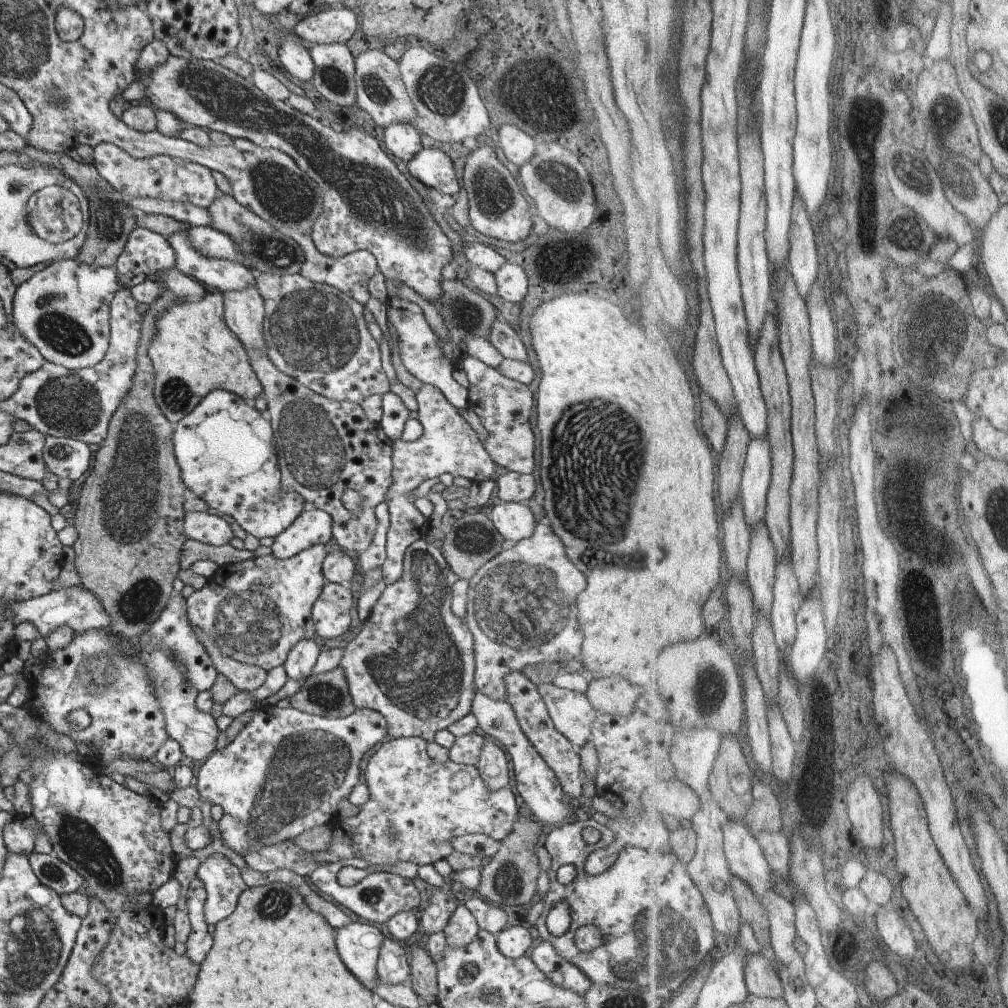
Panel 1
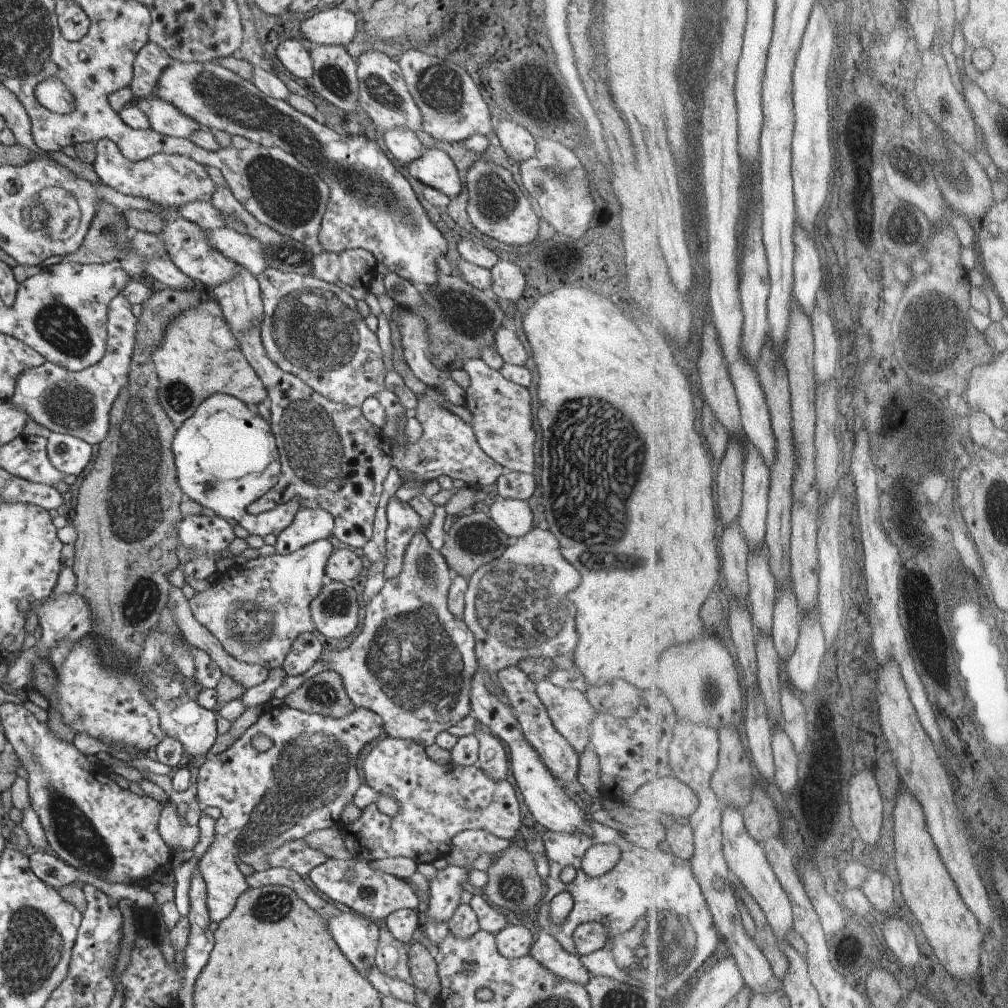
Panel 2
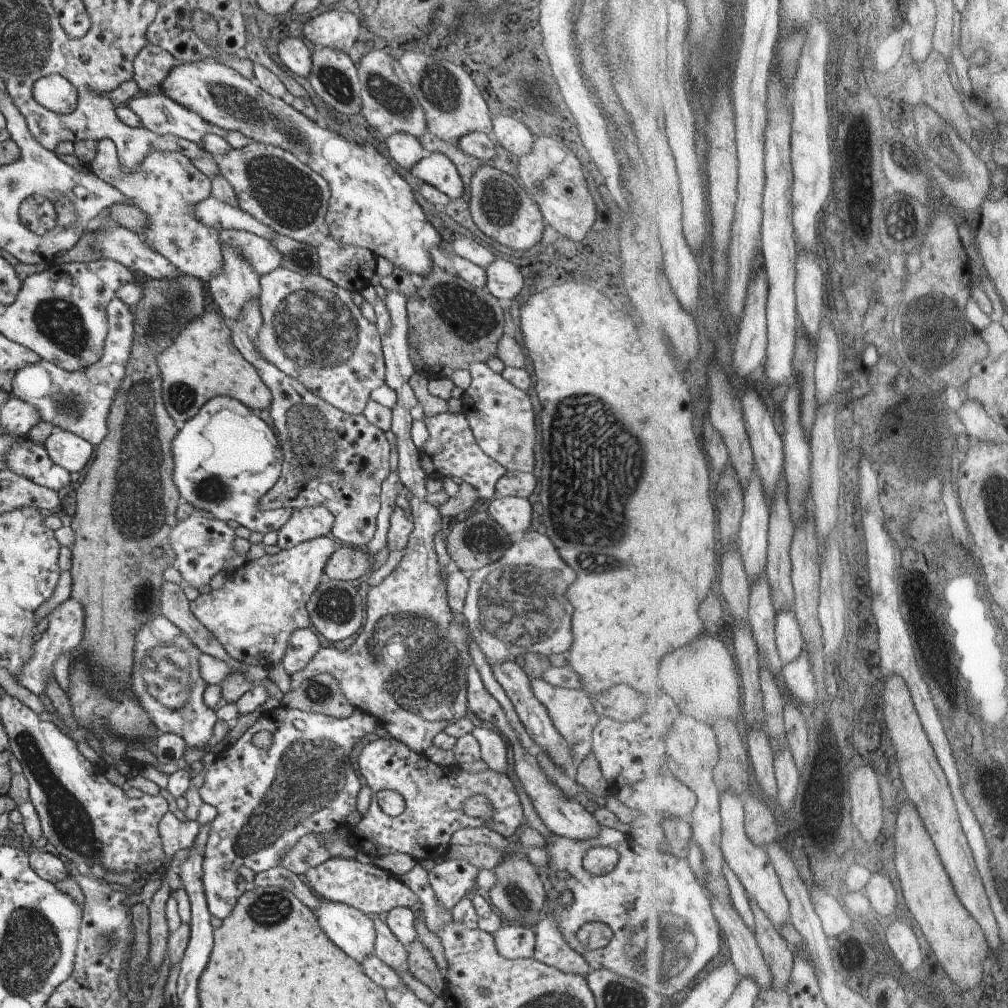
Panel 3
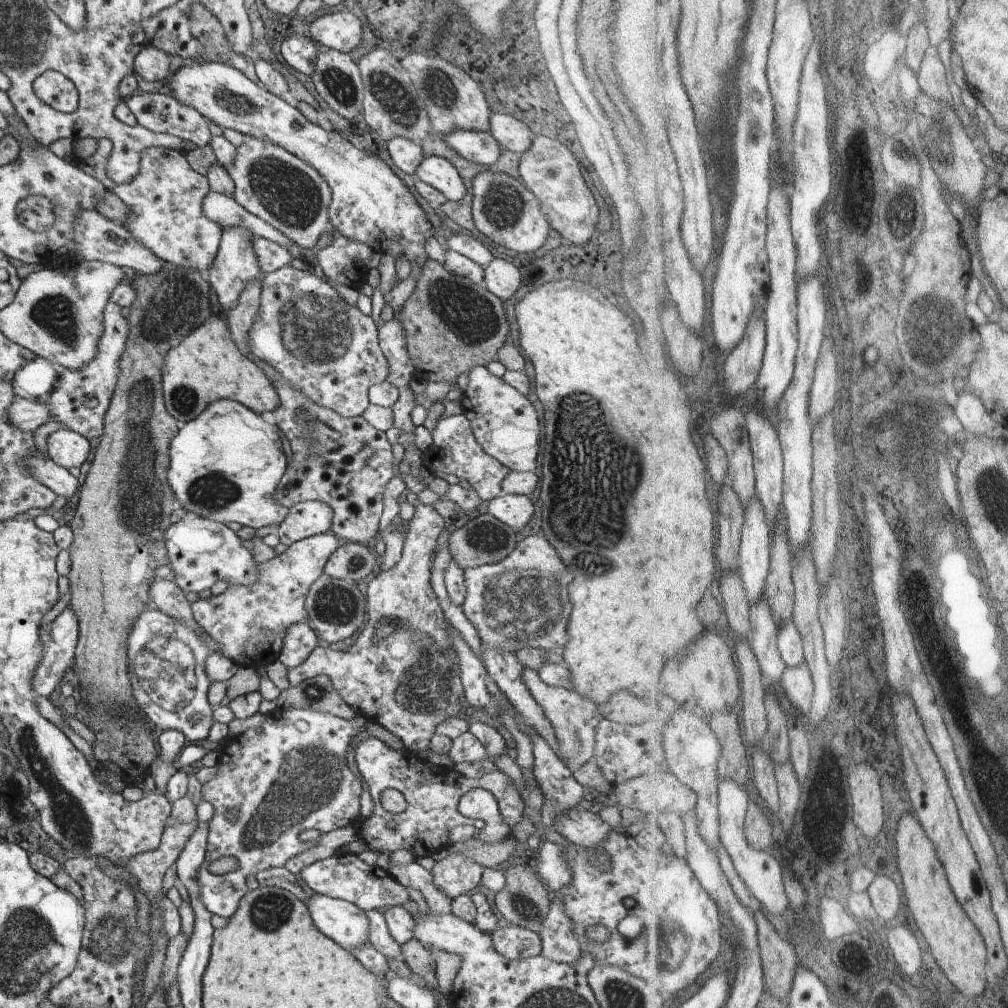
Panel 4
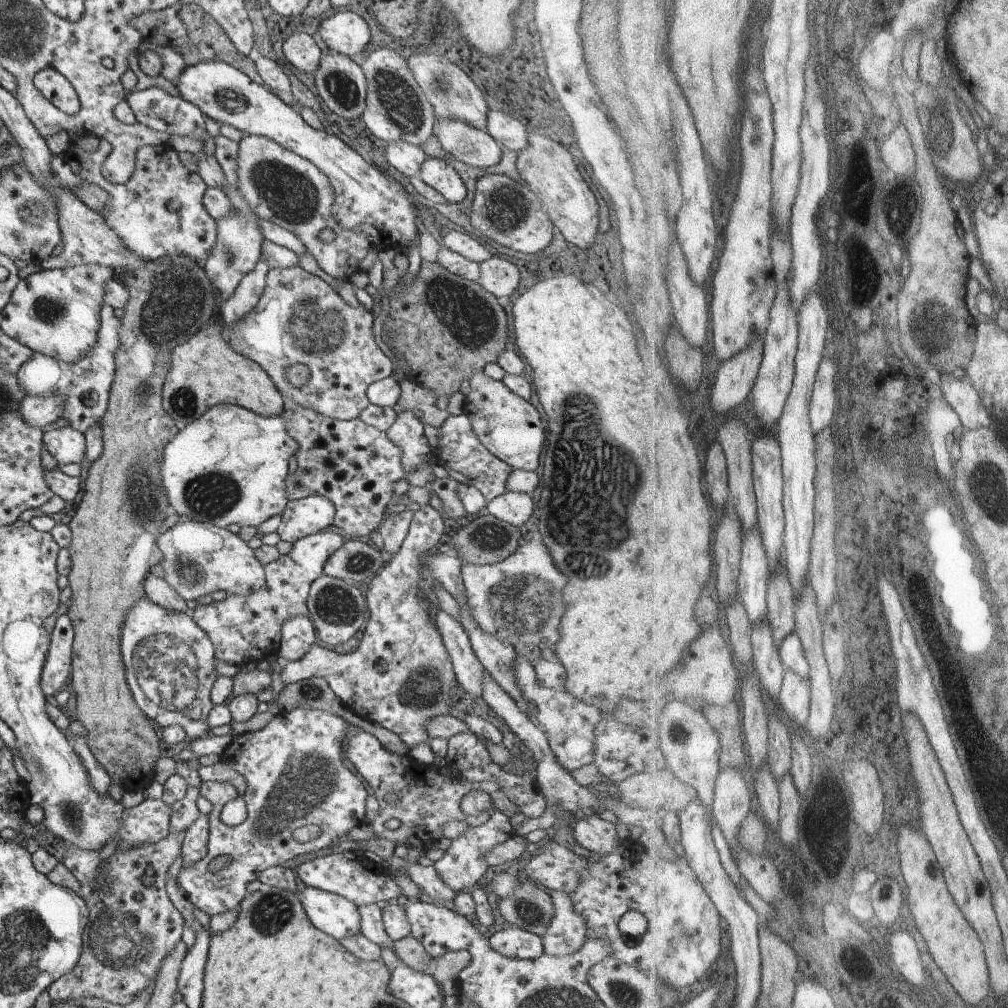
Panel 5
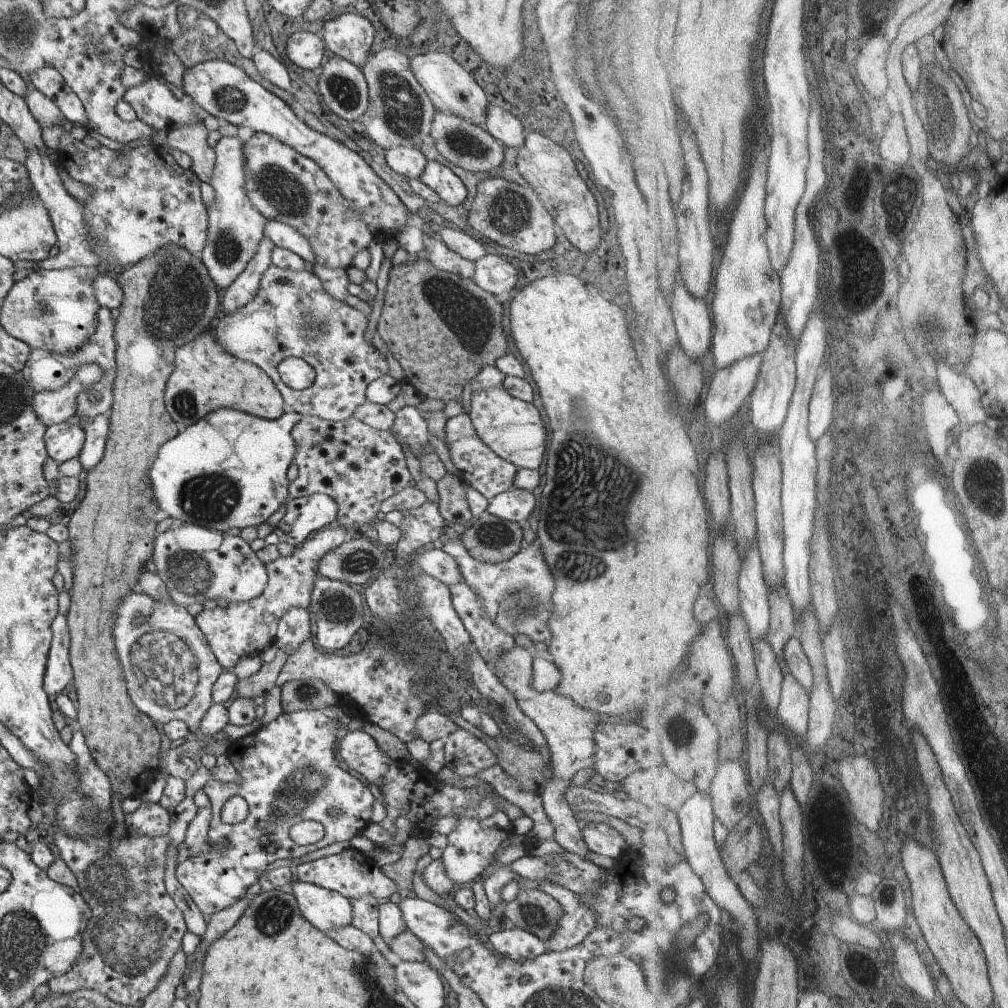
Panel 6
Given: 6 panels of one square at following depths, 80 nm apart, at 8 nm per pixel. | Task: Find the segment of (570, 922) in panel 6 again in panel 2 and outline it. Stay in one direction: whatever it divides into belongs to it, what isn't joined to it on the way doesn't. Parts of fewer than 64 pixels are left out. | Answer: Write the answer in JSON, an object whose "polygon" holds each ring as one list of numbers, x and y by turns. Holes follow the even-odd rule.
{"polygon":[[545,931,540,932,538,940,534,941,529,954,559,979,585,987,592,977,578,955,565,951,562,945]]}

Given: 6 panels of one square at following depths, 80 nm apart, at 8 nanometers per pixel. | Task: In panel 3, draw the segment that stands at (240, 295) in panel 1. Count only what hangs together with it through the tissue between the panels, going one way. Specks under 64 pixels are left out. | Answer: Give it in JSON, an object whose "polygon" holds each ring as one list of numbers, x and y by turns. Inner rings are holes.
{"polygon":[[232,247,221,248,223,271,206,283,209,299,218,304,224,318,236,322,245,305,258,300,260,275,241,254]]}

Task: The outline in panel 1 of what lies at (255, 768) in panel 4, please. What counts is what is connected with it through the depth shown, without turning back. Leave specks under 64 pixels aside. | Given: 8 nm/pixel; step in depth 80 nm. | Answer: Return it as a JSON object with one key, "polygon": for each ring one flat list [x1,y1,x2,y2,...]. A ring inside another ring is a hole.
{"polygon":[[268,704,265,708,258,707,249,723,236,735,234,740,221,750,214,751,203,763,200,763,198,771,198,790,201,802,210,802,212,805,220,805,223,808,222,818,219,820,219,830,224,844,236,853,257,851,264,845,278,844,278,841,295,840,304,830,332,824,338,818,338,803,340,799,346,799,350,791,358,784,358,764,362,756,366,756,367,749,376,746,378,742,384,742,388,738,388,723,382,714,370,709,355,709,352,714,342,718,330,718,299,711,294,707,280,708,277,705],[216,853,203,860,197,877,204,883,207,894,204,914,208,924,216,924,234,912,242,891,247,887,238,867]]}

